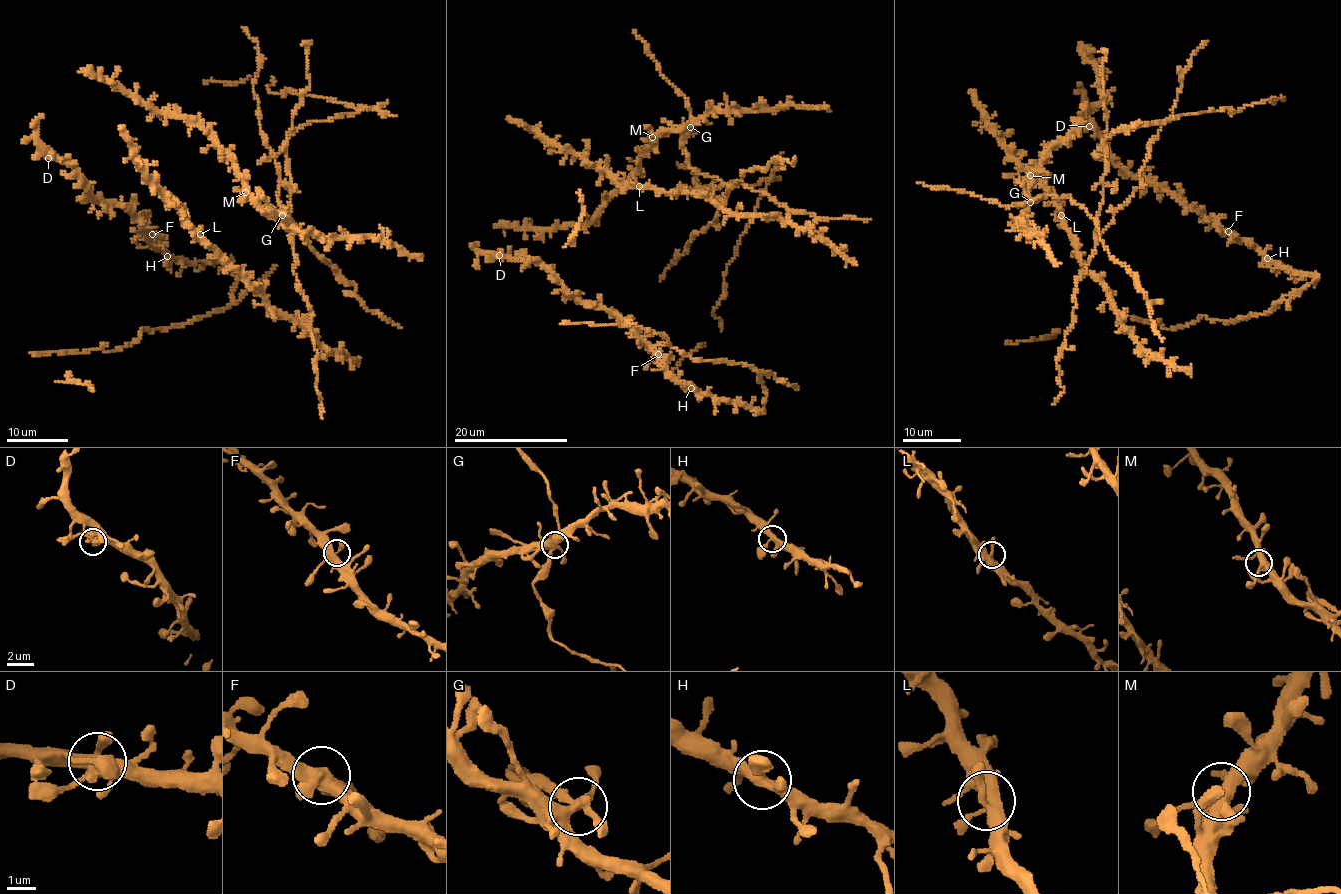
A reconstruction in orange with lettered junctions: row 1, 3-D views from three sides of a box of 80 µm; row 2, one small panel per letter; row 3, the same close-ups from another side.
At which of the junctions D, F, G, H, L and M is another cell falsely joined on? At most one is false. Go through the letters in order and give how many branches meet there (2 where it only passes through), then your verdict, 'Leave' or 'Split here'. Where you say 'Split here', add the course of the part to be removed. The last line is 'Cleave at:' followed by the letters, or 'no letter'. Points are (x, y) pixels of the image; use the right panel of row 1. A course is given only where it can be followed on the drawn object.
D: Branches: 4. Leave
F: Branches: 3. Leave
G: Branches: 4. Split here
H: Branches: 4. Leave
L: Branches: 3. Leave
M: Branches: 4. Leave
Cleave at: G

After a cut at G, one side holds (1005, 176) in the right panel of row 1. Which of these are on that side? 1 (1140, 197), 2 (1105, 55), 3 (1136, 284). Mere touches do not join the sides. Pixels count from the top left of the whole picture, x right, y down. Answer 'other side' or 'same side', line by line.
1: same side
2: other side
3: other side

